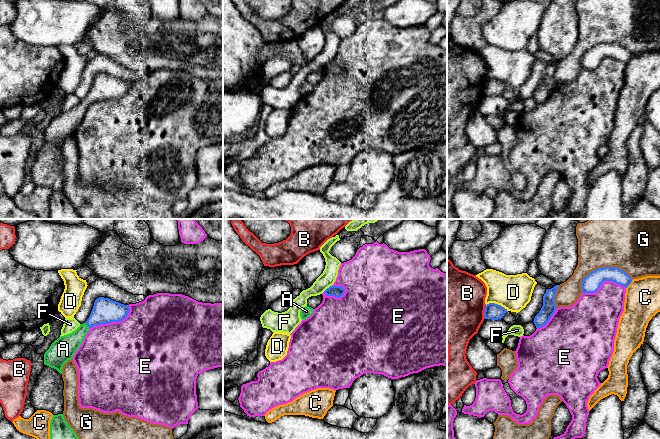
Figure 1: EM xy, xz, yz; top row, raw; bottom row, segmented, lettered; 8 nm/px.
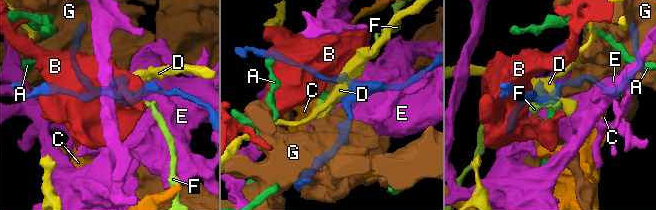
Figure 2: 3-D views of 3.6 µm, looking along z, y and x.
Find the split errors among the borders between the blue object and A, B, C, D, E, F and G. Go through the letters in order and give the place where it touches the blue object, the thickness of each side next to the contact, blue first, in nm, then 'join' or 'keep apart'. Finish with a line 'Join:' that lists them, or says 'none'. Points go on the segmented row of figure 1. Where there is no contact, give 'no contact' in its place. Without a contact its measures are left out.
A: contact xy (87, 324); calibres 200 and 180 nm; join
B: contact yz (484, 312); calibres 130 and 500 nm; keep apart
C: contact yz (630, 283); calibres 120 and 280 nm; keep apart
D: contact yz (497, 304); calibres 130 and 280 nm; keep apart
E: contact xy (113, 321); calibres 200 and 480 nm; keep apart
F: contact xz (327, 288); calibres 100 and 120 nm; keep apart
G: contact yz (603, 267); calibres 150 and 460 nm; keep apart
Join: A

